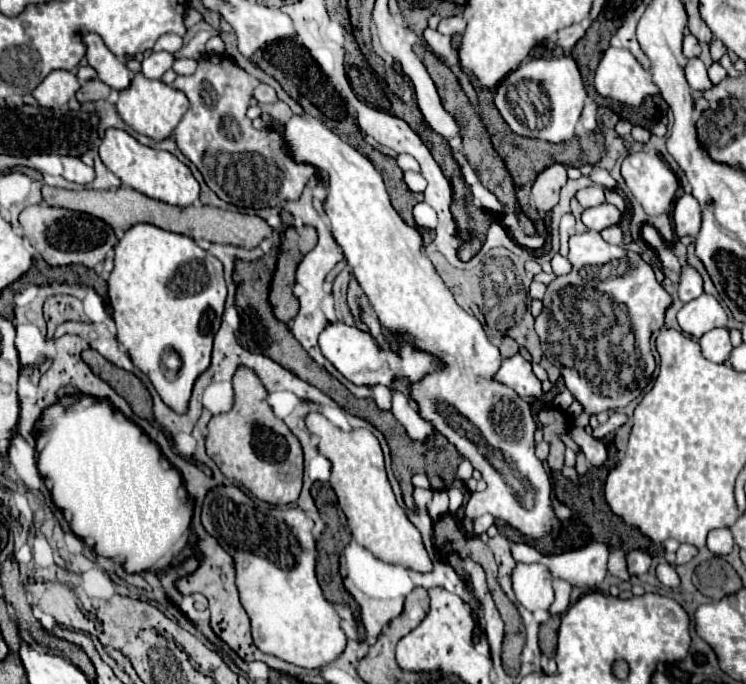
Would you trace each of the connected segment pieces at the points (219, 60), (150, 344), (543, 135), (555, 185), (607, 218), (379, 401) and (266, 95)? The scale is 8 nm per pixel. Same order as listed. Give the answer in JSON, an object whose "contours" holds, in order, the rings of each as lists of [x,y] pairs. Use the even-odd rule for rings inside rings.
{"contours":[[[[204,56],[192,76],[178,76],[174,88],[184,92],[190,108],[174,130],[180,152],[200,170],[206,186],[224,202],[238,208],[270,208],[284,200],[298,200],[306,182],[314,176],[310,164],[298,164],[284,148],[284,140],[272,130],[254,130],[246,116],[252,90],[258,80],[232,58]]],[[[136,224],[116,246],[108,296],[118,342],[152,380],[160,398],[174,412],[184,414],[194,380],[210,366],[212,340],[224,312],[226,282],[222,262],[202,250],[190,236],[168,232],[154,224]],[[168,350],[176,350],[182,358],[182,368],[172,382],[164,378],[166,368],[162,366]]],[[[538,58],[522,64],[518,70],[508,74],[508,78],[496,88],[496,108],[500,110],[506,124],[512,128],[512,132],[526,136],[526,138],[538,138],[552,144],[558,142],[570,142],[574,138],[574,126],[580,118],[580,112],[584,108],[586,90],[580,78],[580,70],[572,58]],[[544,96],[548,98],[544,102]],[[518,98],[520,102],[516,102]],[[540,112],[540,130],[528,128],[528,114]]],[[[552,164],[550,168],[538,174],[531,188],[531,196],[541,218],[545,218],[546,214],[558,204],[558,196],[564,184],[566,184],[566,168],[562,164]]],[[[608,202],[600,204],[600,206],[594,206],[594,208],[586,208],[582,212],[582,222],[588,230],[602,232],[604,228],[620,222],[620,210],[612,204],[608,204]]],[[[380,384],[375,385],[372,387],[372,395],[376,405],[381,410],[391,410],[392,392],[389,388]]],[[[260,84],[256,90],[254,90],[254,98],[258,102],[274,102],[276,100],[276,92],[274,88],[270,88],[267,84]]]]}

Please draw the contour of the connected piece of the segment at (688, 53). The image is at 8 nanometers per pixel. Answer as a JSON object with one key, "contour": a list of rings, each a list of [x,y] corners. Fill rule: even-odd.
{"contour":[[[692,34],[684,36],[684,56],[686,56],[686,58],[700,56],[700,44],[698,44],[696,36],[692,36]]]}

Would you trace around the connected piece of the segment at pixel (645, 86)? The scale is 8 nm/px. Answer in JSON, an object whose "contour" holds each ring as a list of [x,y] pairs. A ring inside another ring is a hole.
{"contour":[[[620,28],[611,37],[610,46],[600,64],[598,64],[598,70],[594,74],[594,88],[600,96],[604,98],[610,98],[610,100],[616,100],[620,102],[622,106],[632,106],[632,108],[638,108],[646,96],[654,96],[658,94],[658,86],[652,82],[652,76],[650,76],[650,66],[648,68],[642,68],[636,58],[632,56],[632,52],[628,48],[622,46],[620,38],[618,38],[618,32]]]}

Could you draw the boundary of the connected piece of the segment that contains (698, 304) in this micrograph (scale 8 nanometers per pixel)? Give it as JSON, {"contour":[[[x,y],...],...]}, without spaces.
{"contour":[[[702,294],[682,306],[682,310],[678,312],[678,324],[682,332],[700,338],[704,332],[712,328],[726,328],[728,316],[712,294]]]}

